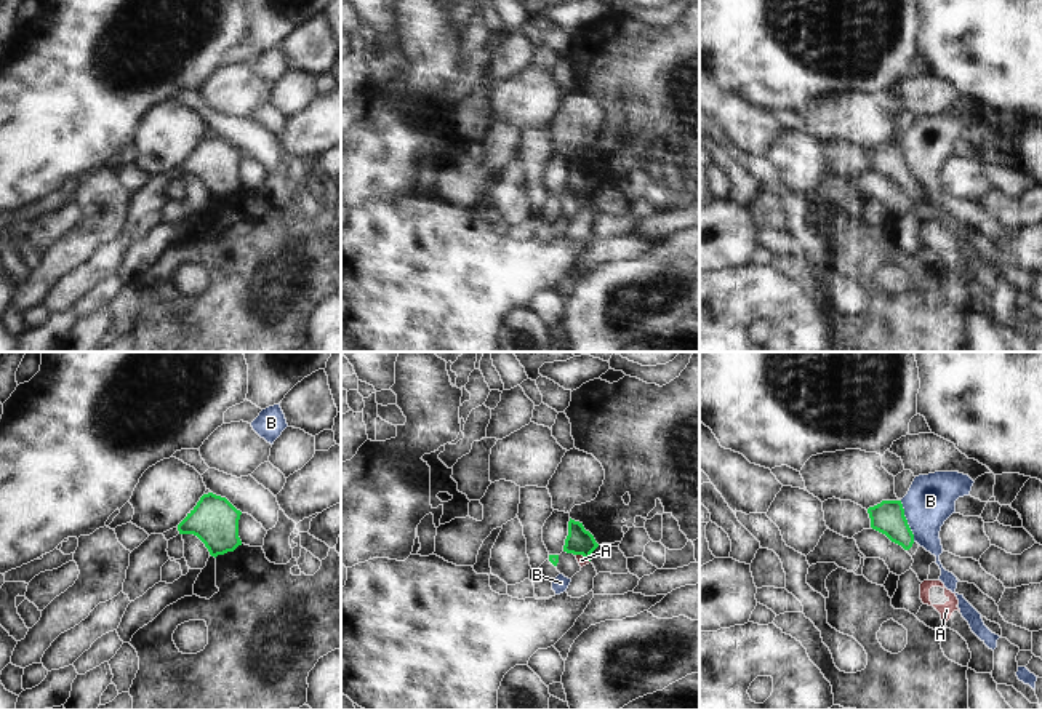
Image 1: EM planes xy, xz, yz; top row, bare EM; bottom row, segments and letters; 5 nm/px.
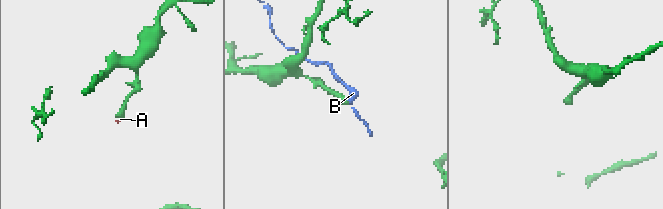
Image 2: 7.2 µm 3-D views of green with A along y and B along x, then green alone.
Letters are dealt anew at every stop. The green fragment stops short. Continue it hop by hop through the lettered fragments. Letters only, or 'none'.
none

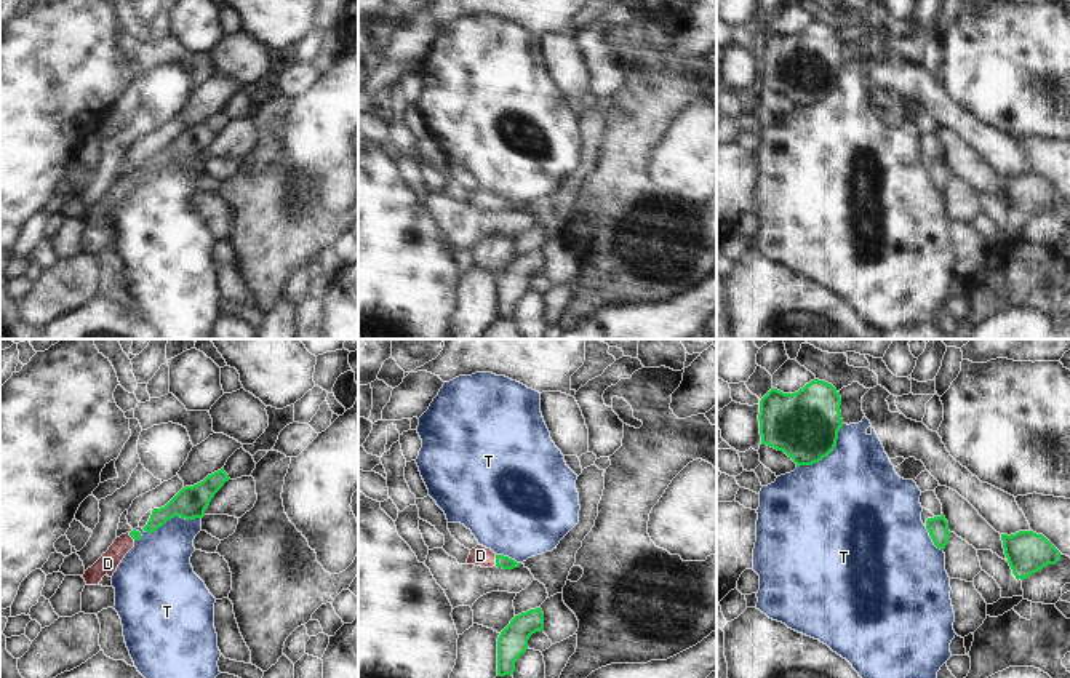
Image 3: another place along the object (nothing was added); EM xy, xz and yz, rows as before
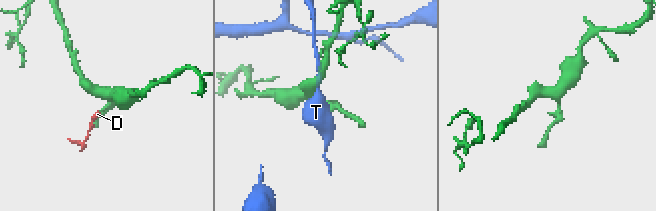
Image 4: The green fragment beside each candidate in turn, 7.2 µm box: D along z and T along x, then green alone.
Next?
D

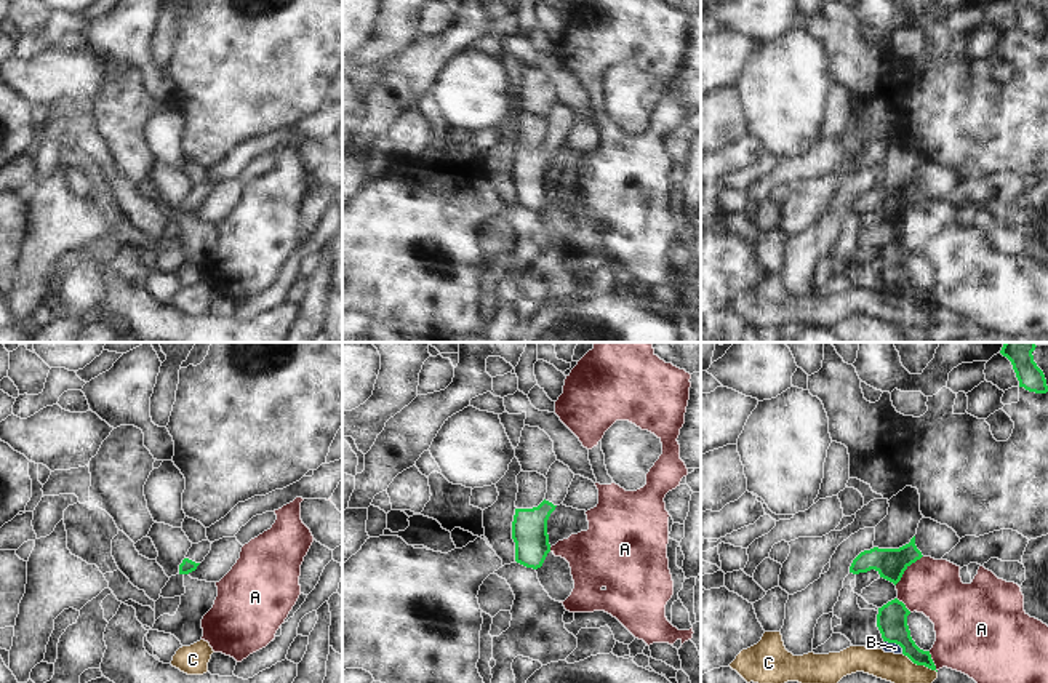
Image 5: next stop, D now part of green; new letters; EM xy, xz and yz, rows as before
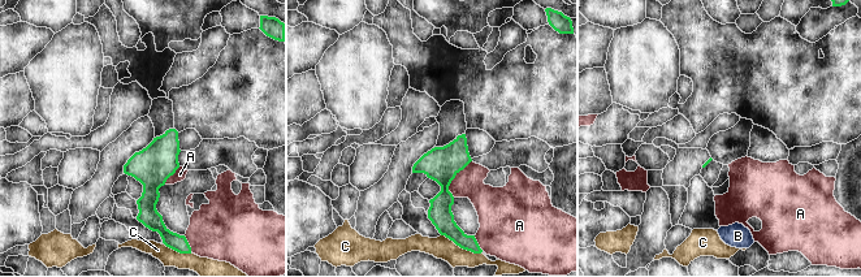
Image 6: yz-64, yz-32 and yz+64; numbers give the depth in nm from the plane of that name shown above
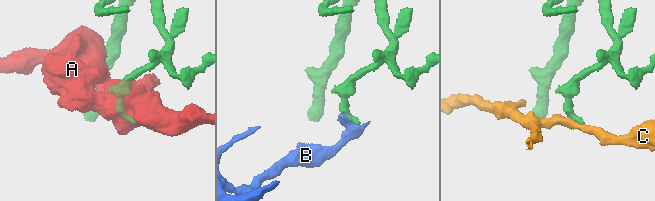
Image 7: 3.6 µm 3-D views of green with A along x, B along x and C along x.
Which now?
none

